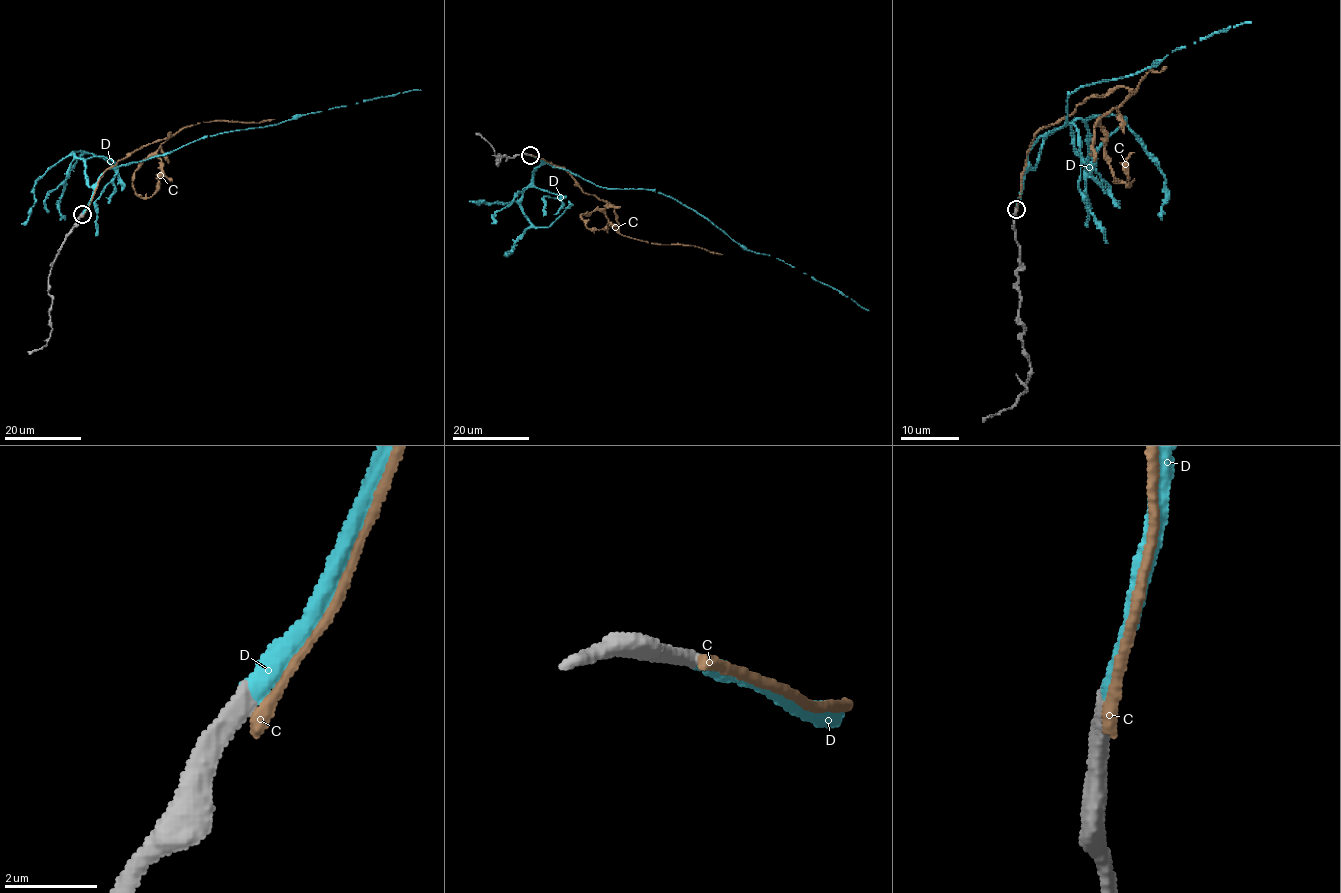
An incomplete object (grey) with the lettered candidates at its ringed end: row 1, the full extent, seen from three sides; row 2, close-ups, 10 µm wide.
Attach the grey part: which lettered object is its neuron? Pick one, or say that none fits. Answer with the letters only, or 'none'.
D

